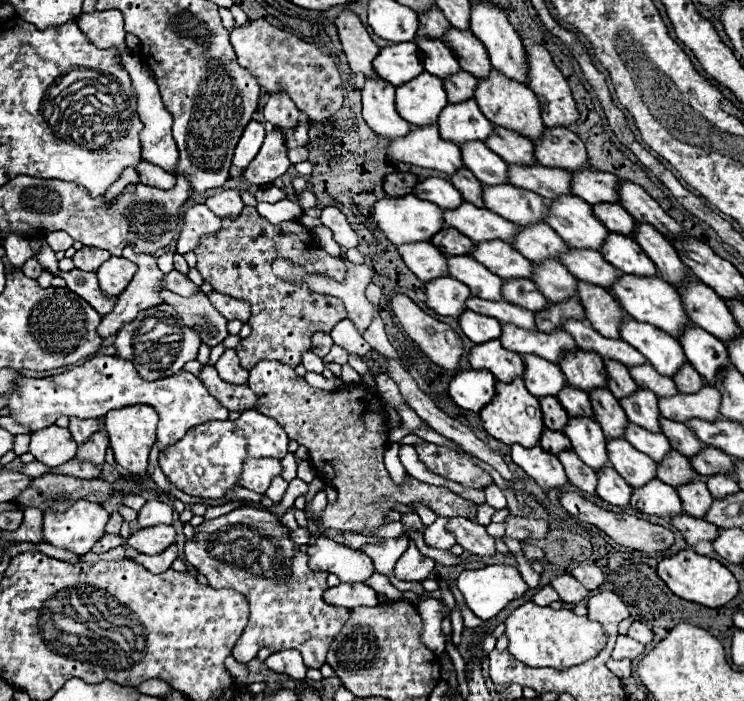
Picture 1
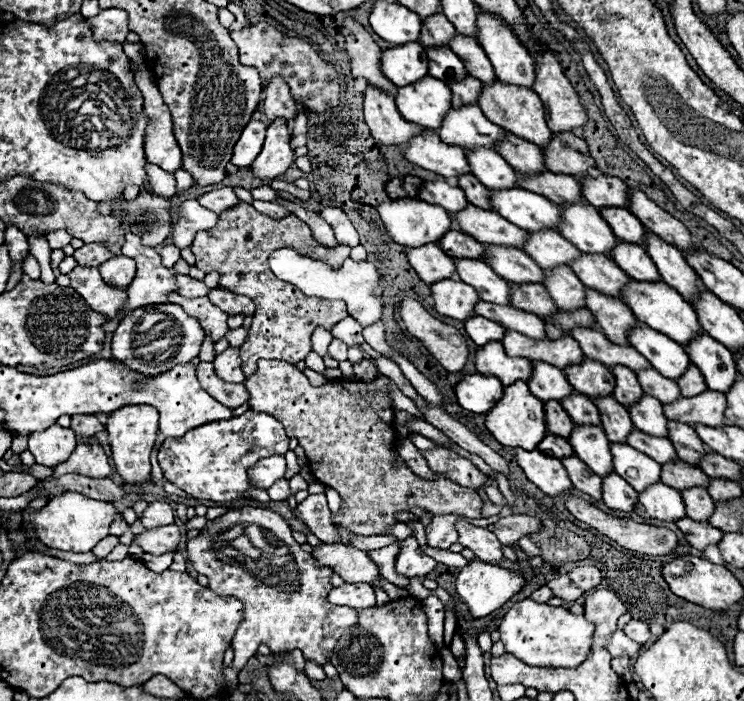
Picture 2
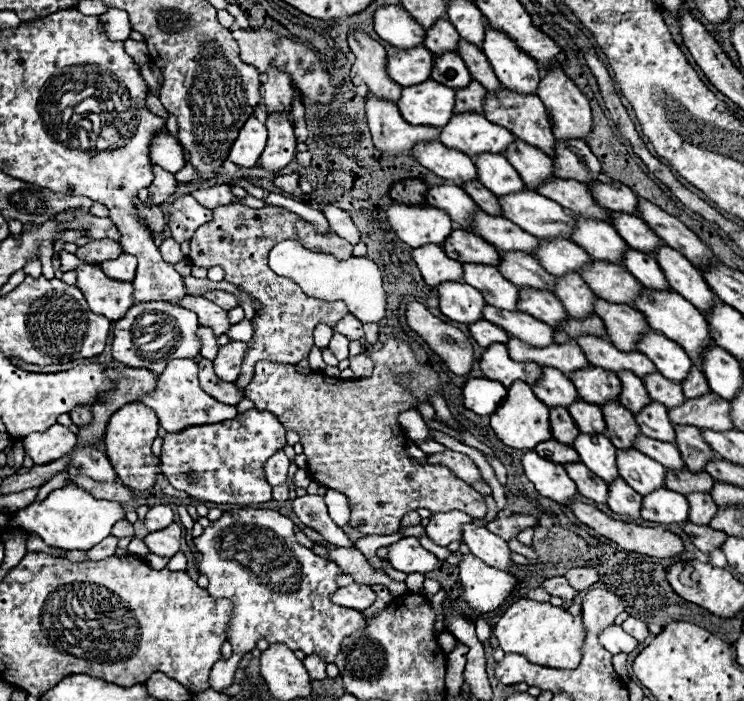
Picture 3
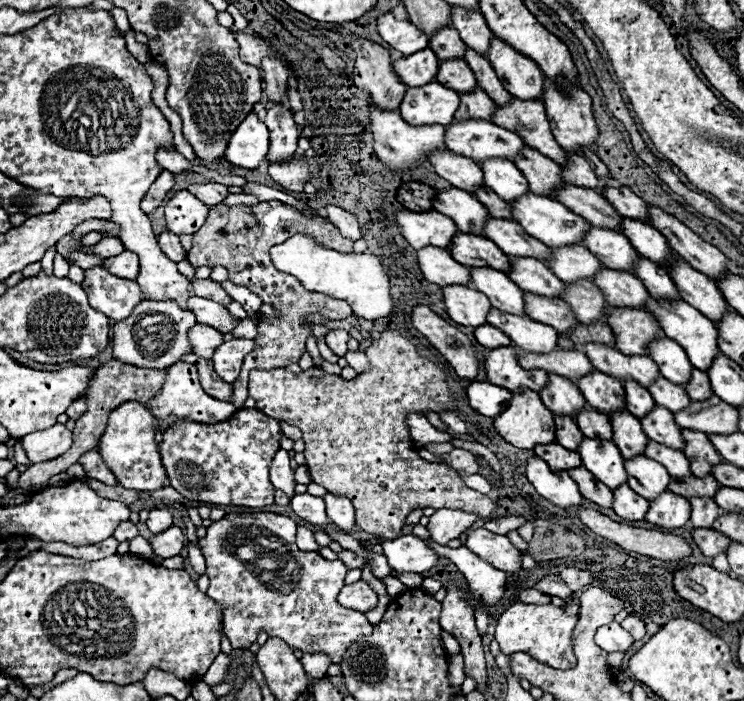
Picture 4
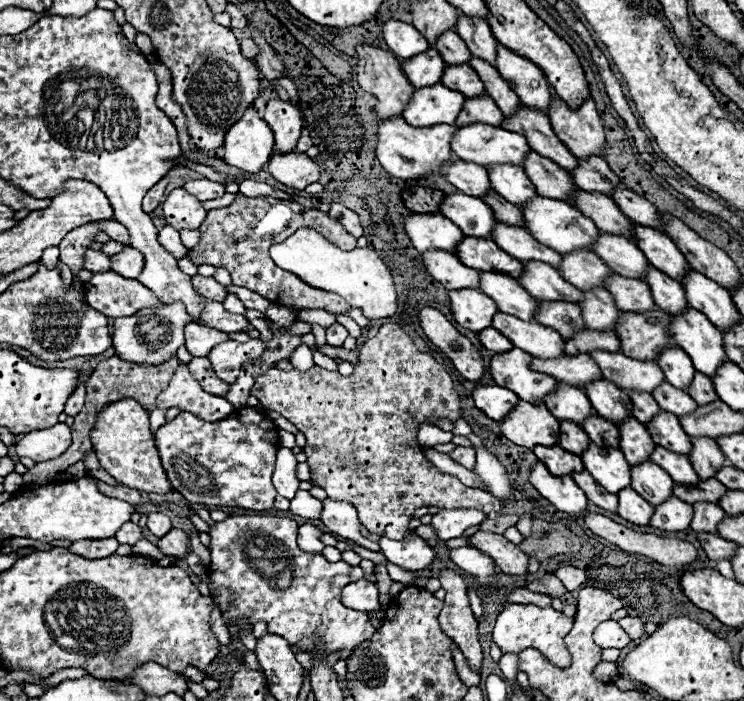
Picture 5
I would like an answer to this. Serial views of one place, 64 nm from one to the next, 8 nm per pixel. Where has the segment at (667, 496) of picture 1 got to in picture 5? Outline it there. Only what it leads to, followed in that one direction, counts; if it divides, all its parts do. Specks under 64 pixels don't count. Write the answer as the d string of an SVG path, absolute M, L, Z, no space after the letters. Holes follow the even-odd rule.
M670 496L660 506L654 506L650 526L660 530L686 530L692 522L692 506L676 496Z

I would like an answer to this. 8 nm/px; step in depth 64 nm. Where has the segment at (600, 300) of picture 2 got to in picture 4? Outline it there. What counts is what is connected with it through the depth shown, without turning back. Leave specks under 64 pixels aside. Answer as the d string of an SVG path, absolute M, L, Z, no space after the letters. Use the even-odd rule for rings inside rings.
M612 308L606 314L606 324L616 336L616 348L624 354L646 356L646 344L654 338L664 336L656 320L646 310L636 308Z

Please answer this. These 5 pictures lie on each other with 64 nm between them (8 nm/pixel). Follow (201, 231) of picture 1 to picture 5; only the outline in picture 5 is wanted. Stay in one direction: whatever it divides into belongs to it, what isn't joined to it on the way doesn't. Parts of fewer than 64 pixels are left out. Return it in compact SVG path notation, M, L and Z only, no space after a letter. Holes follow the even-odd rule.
M174 188L162 204L166 222L180 230L198 230L206 218L206 210L198 198L188 194L184 188Z

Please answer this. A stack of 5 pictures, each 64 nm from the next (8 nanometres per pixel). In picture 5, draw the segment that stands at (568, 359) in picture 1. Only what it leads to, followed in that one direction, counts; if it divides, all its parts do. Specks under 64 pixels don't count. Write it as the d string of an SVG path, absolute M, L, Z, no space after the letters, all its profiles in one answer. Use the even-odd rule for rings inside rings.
M598 378L590 384L586 384L584 390L598 416L602 416L610 422L620 422L630 416L632 402L630 402L628 394L624 390L620 390L614 382L610 382L606 378Z

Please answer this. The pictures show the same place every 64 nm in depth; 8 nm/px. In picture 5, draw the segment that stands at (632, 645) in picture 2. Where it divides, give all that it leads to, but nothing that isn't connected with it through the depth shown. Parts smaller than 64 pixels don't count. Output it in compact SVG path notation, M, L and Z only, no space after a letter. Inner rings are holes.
M608 620L604 624L600 624L594 632L594 642L600 646L600 648L618 648L622 650L624 646L628 646L632 640L630 636L620 628L618 622L614 620Z

